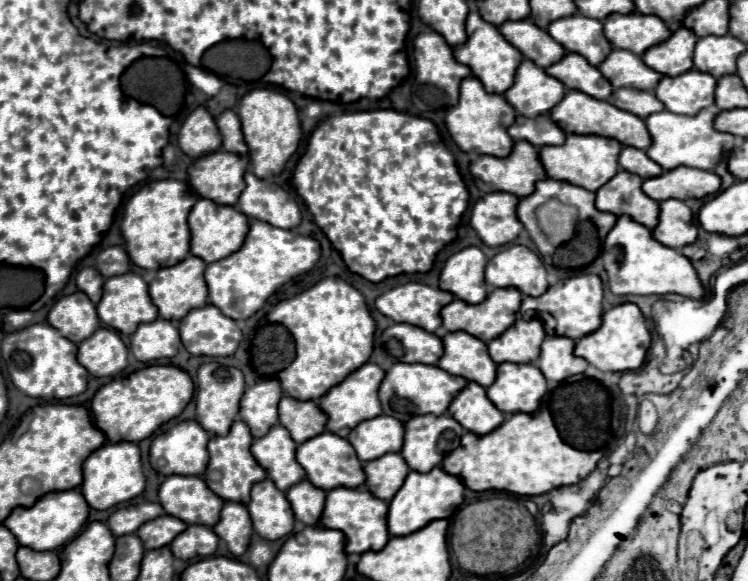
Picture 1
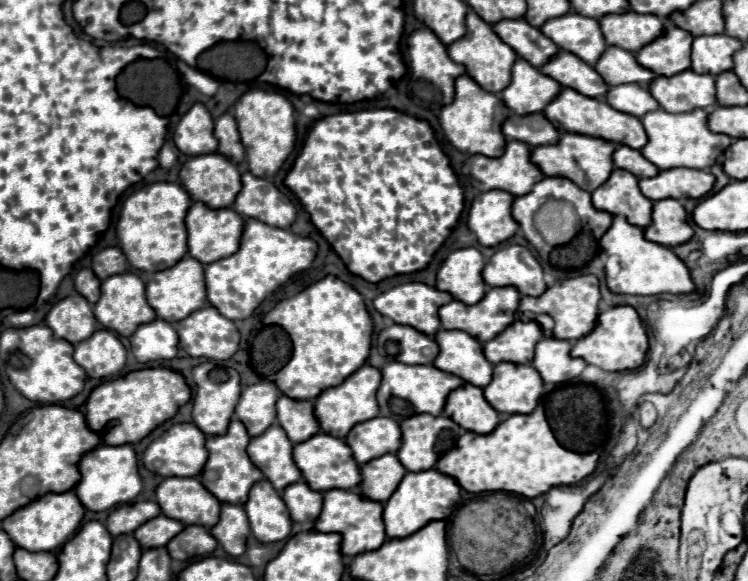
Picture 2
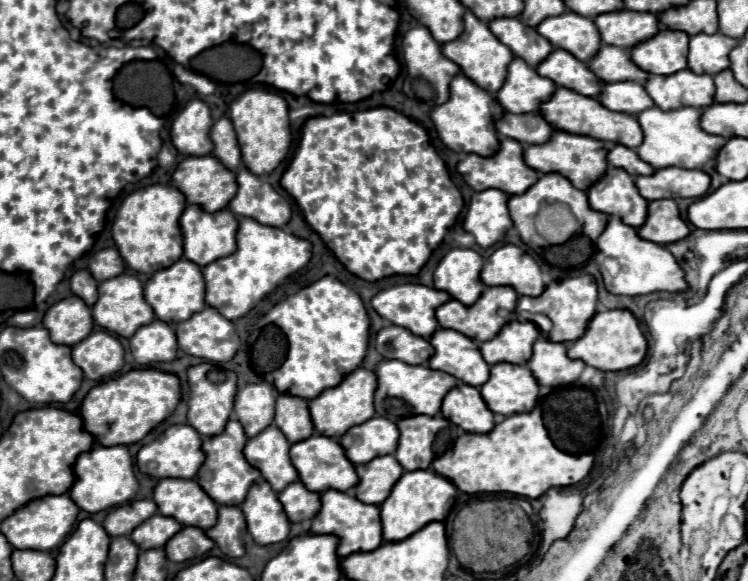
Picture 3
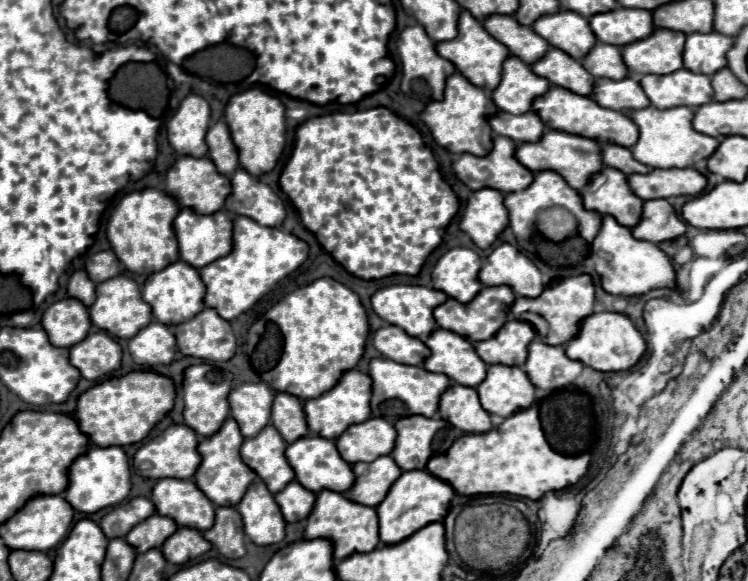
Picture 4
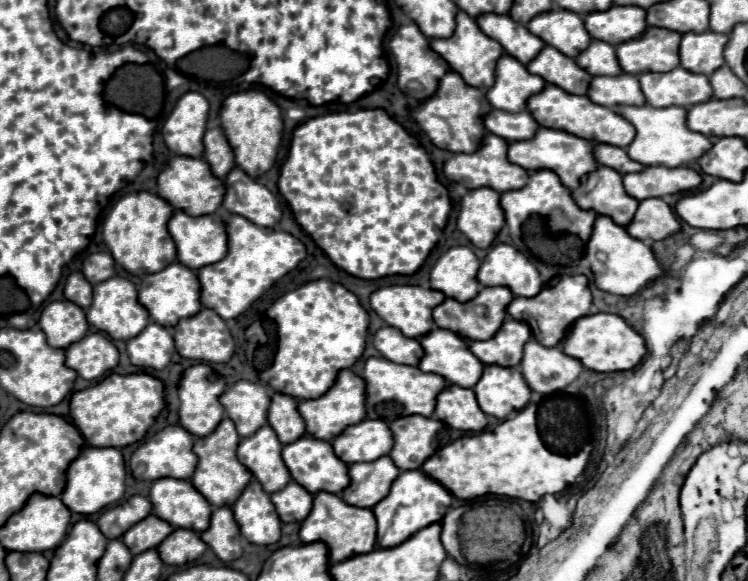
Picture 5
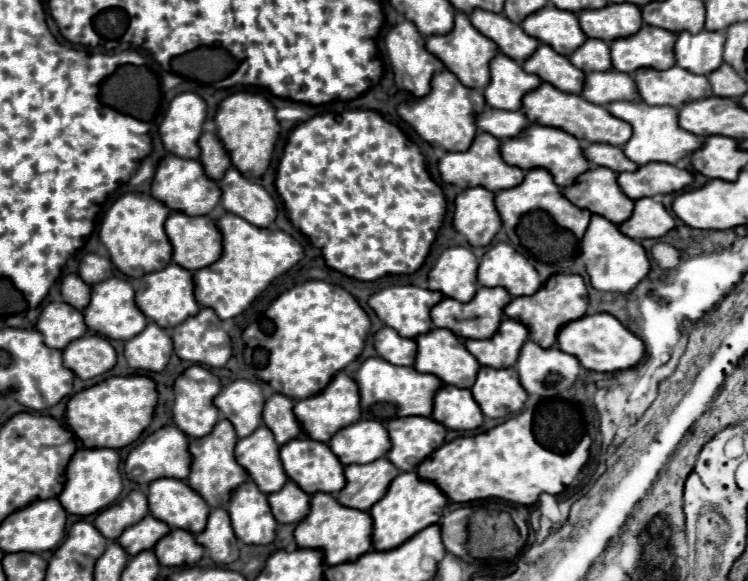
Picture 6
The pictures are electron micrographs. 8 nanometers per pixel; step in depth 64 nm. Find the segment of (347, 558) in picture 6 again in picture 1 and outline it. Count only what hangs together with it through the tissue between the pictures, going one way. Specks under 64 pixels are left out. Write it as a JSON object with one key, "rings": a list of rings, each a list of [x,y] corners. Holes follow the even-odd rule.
{"rings":[[[334,488],[326,496],[324,514],[320,518],[324,528],[334,528],[346,534],[346,552],[348,554],[364,554],[368,550],[382,550],[390,536],[388,536],[388,502],[376,500],[372,492],[362,488]]]}

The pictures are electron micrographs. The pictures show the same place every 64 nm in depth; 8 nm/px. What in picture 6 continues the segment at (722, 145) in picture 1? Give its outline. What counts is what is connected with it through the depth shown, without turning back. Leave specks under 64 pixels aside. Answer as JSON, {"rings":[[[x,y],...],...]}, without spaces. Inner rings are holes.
{"rings":[[[612,102],[608,106],[608,112],[614,114],[616,118],[626,120],[632,124],[634,134],[632,138],[622,146],[624,154],[636,162],[638,166],[644,166],[648,162],[666,162],[666,164],[676,164],[682,158],[688,158],[692,152],[700,150],[704,140],[678,124],[676,108],[674,106],[650,106],[644,102]]]}

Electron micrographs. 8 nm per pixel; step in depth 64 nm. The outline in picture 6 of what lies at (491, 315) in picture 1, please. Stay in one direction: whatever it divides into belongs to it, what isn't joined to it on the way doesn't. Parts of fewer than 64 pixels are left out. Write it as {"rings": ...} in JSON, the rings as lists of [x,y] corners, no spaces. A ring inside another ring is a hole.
{"rings":[[[480,288],[476,292],[476,296],[466,304],[462,304],[458,300],[452,300],[452,298],[444,298],[440,304],[436,304],[432,308],[430,316],[432,316],[434,326],[448,328],[448,330],[452,330],[456,336],[460,336],[464,340],[468,340],[468,338],[484,340],[484,338],[490,338],[498,330],[502,314],[504,314],[504,306],[510,300],[512,300],[512,296],[508,296],[508,292],[504,292],[504,288]]]}

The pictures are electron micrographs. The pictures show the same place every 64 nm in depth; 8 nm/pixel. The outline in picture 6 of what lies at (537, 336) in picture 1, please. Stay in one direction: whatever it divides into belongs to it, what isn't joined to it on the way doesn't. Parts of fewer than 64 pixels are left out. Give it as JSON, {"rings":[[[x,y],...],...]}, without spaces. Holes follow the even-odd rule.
{"rings":[[[504,318],[498,332],[486,340],[466,340],[466,348],[482,366],[510,368],[516,364],[522,344],[528,340],[528,328],[518,320]]]}

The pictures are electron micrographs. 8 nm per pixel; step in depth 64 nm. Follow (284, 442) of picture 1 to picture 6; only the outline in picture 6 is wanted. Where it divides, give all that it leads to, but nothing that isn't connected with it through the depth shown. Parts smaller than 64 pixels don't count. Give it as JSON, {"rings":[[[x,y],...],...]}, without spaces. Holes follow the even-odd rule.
{"rings":[[[260,426],[250,436],[240,438],[236,444],[238,464],[248,470],[264,494],[278,492],[288,482],[278,452],[280,446],[276,444],[268,426]]]}

